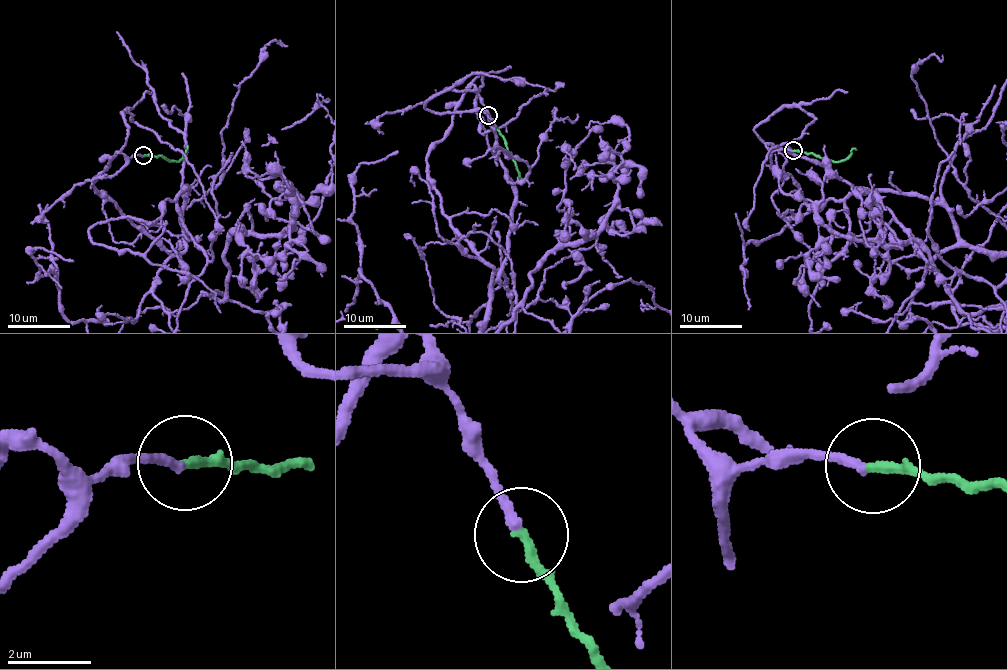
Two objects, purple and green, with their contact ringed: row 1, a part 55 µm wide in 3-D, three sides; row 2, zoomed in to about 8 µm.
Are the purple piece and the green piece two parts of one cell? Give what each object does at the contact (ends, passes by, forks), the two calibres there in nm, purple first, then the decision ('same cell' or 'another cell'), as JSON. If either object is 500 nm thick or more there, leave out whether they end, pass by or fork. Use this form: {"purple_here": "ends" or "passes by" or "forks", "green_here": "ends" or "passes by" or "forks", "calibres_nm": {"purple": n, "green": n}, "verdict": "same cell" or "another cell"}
{"purple_here": "ends", "green_here": "ends", "calibres_nm": {"purple": 240, "green": 240}, "verdict": "same cell"}

